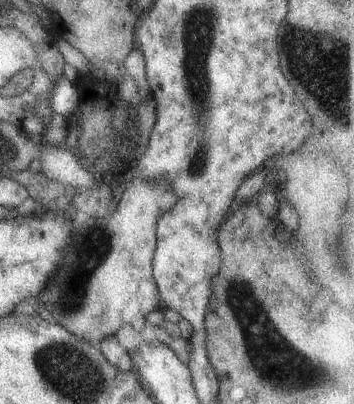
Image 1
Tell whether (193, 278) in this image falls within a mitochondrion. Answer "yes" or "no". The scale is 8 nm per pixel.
no

